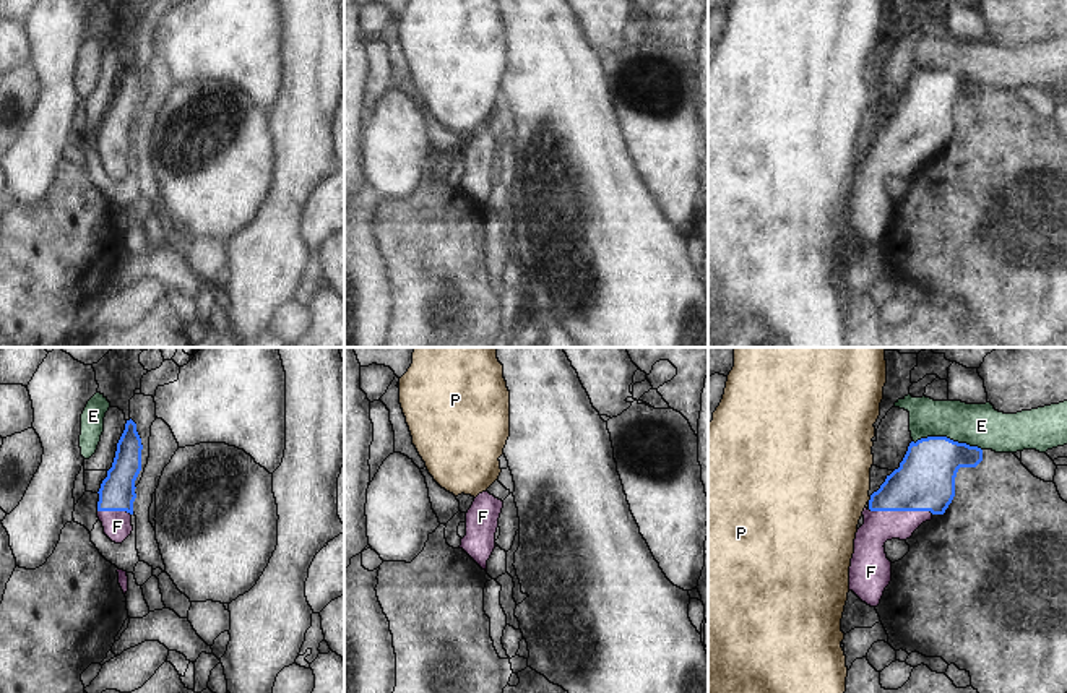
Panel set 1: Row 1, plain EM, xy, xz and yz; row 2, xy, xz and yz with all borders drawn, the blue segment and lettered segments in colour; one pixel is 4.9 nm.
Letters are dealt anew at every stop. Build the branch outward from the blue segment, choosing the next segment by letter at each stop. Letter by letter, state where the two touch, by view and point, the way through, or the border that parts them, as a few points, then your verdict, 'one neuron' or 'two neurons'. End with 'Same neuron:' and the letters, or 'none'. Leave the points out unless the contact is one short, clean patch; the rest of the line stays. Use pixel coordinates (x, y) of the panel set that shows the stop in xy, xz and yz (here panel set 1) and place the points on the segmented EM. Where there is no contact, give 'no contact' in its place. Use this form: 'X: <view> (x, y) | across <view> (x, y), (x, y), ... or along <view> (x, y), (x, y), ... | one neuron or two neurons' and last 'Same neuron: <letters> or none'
E: yz (946, 437) | two neurons
F: yz (902, 510) | one neuron
P: yz (871, 499) | along yz (871, 497), (868, 500) | two neurons
Same neuron: F

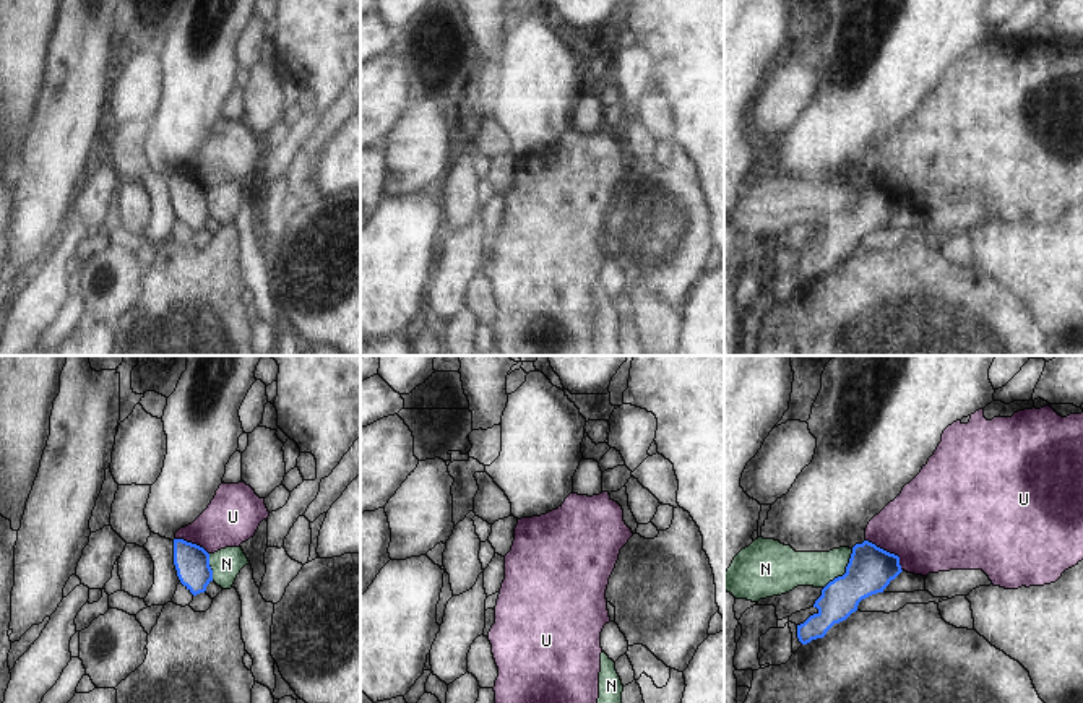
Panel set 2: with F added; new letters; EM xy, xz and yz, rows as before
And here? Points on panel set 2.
N: yz (846, 572) | two neurons
U: yz (888, 552) | along yz (866, 539), (893, 552), (901, 570) | two neurons
Same neuron: none

